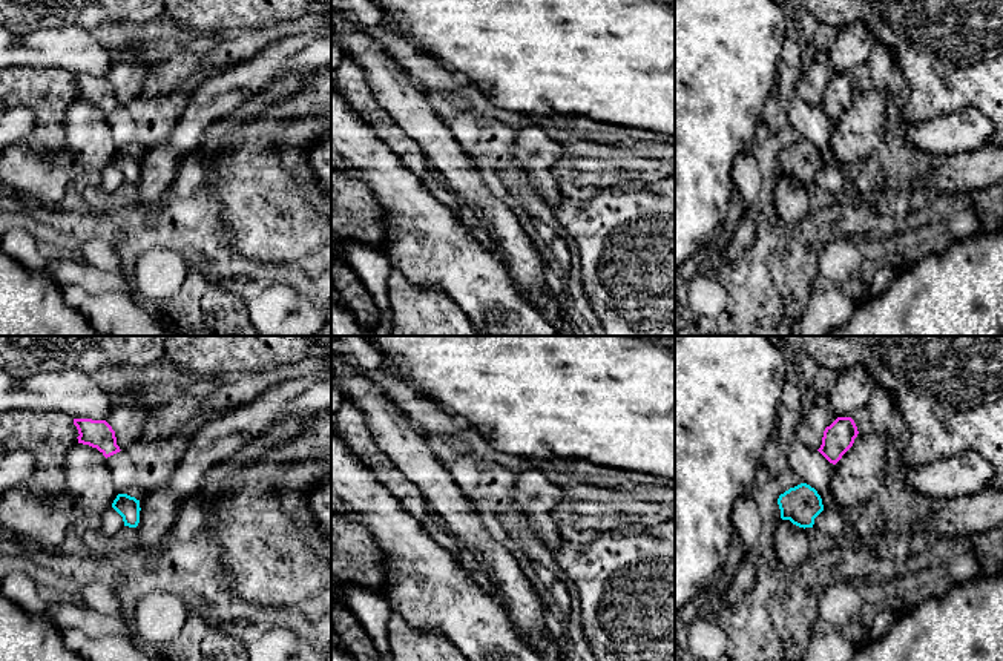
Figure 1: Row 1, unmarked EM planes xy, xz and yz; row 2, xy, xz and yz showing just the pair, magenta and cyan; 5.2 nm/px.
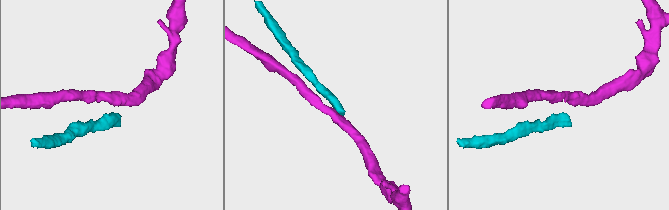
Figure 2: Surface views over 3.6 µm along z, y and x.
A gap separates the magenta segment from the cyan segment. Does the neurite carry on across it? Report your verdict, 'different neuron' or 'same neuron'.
different neuron

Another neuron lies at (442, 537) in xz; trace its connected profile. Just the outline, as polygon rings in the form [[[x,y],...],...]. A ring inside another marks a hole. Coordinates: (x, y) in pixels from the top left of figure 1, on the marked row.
[[[428,523],[425,526],[425,531],[437,544],[445,548],[448,552],[451,552],[457,558],[460,544],[454,540],[454,537],[446,529],[440,529],[432,523]]]

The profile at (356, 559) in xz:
[[[331,511],[331,580],[382,594],[388,586],[383,552],[348,514]]]

